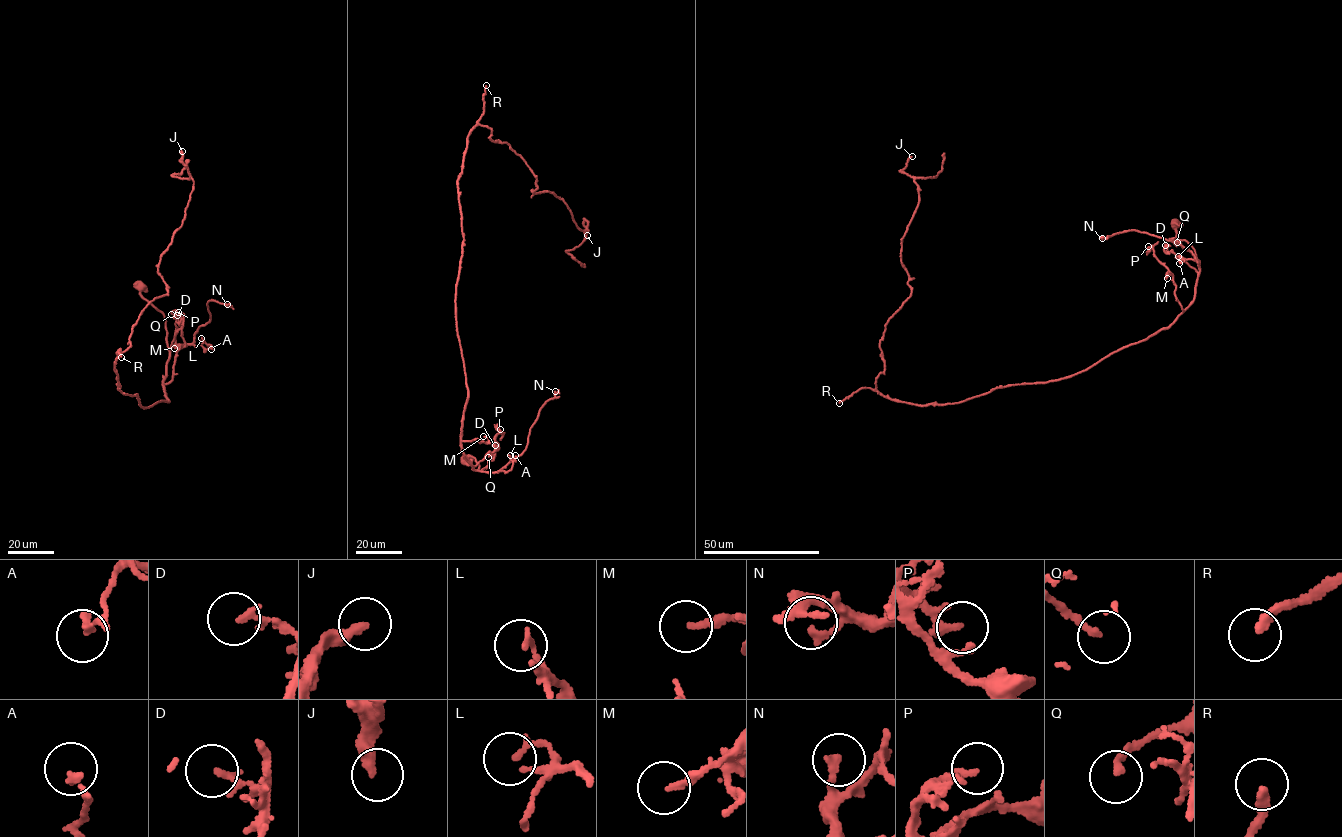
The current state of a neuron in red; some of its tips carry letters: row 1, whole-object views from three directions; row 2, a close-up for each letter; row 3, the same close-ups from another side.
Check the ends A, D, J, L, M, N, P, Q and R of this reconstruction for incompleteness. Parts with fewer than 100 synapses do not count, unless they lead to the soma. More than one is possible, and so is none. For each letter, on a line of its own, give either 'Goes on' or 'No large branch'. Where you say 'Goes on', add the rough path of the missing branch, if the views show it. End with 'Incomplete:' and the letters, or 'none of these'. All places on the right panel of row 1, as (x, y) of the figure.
A: No large branch
D: No large branch
J: No large branch
L: No large branch
M: No large branch
N: No large branch
P: No large branch
Q: No large branch
R: Goes on. Course of what is missing: (839, 403), (836, 413), (841, 386), (805, 371), (808, 343), (834, 348), (836, 341)
Incomplete: R

